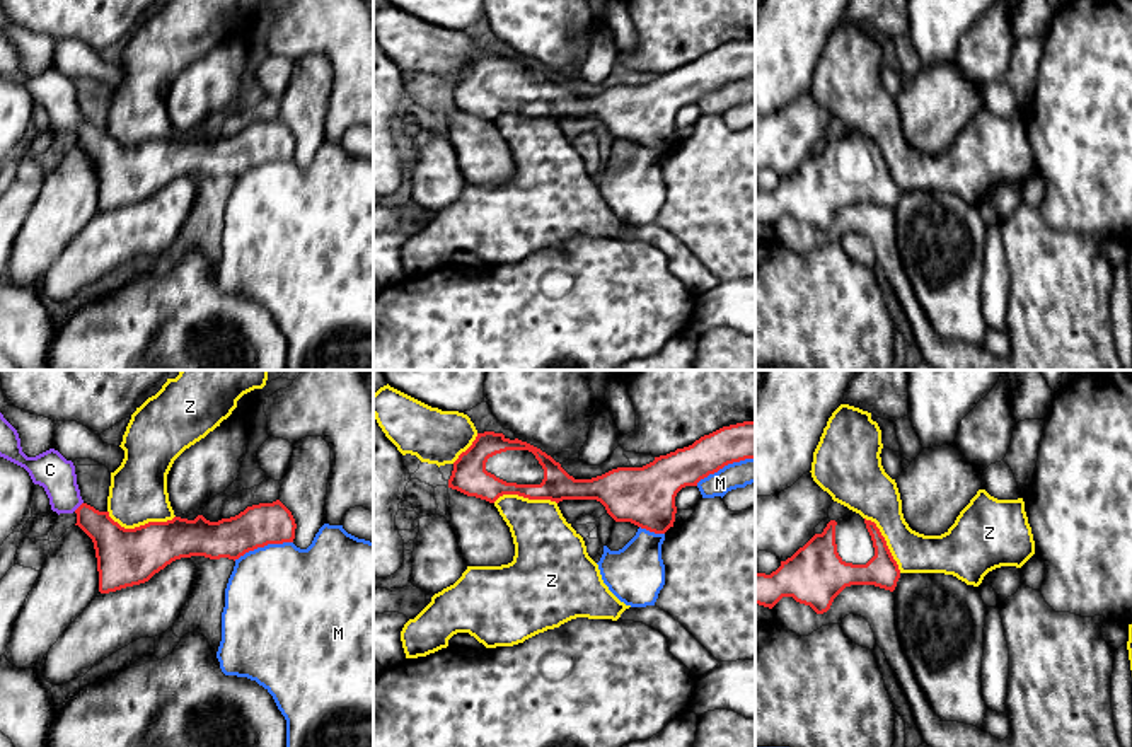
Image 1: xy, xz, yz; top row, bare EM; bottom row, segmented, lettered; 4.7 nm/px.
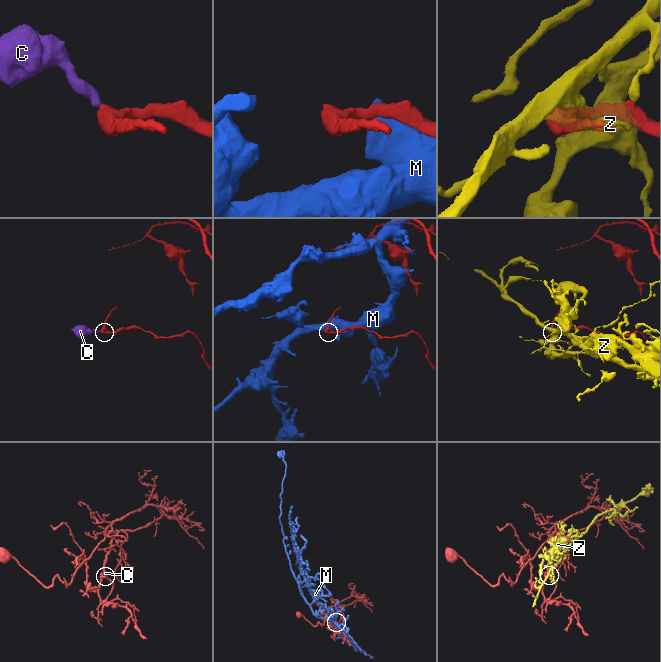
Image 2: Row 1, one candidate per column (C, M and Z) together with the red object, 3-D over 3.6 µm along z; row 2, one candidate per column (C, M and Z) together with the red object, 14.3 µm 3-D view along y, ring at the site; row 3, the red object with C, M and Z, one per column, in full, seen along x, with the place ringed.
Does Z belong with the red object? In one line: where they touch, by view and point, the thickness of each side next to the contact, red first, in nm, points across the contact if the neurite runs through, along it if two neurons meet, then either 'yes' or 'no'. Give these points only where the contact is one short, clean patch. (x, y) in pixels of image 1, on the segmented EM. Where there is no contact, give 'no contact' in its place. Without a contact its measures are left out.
xy (140, 526) | 280/280 nm | no

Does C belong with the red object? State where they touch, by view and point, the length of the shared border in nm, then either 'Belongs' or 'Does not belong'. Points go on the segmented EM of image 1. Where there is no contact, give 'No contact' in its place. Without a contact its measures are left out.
Touches red at xy (79, 507). Shared border 60 nm. Belongs

